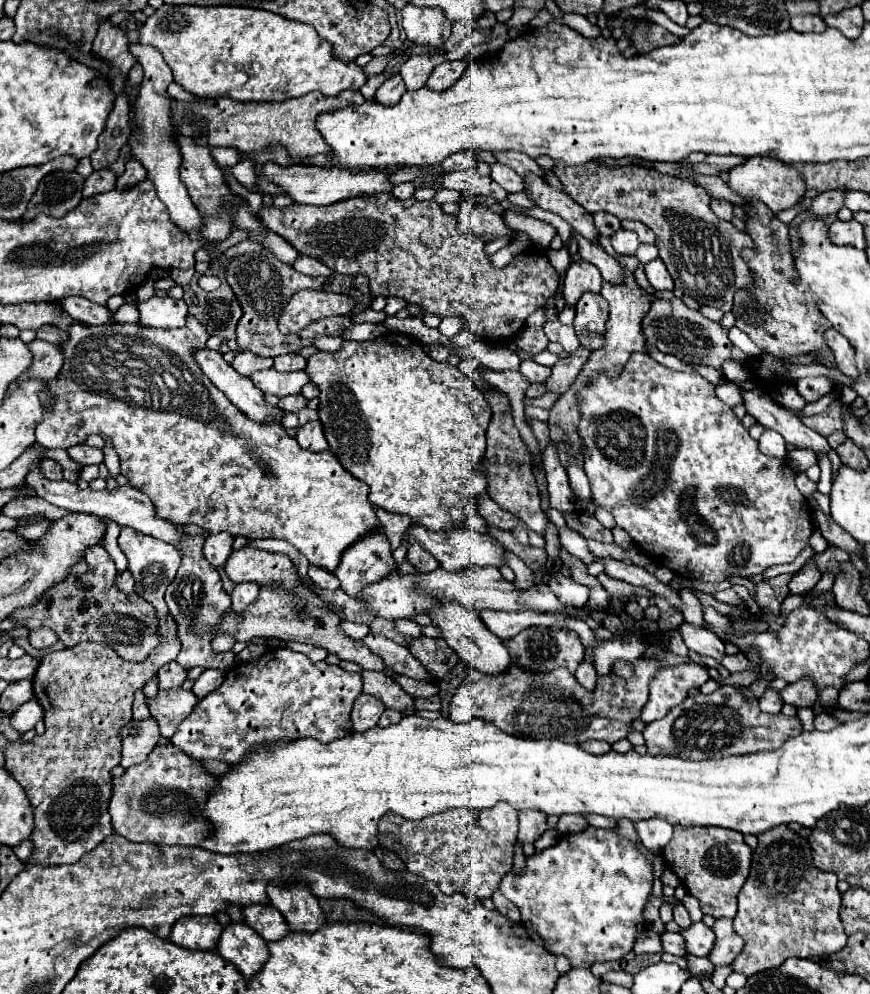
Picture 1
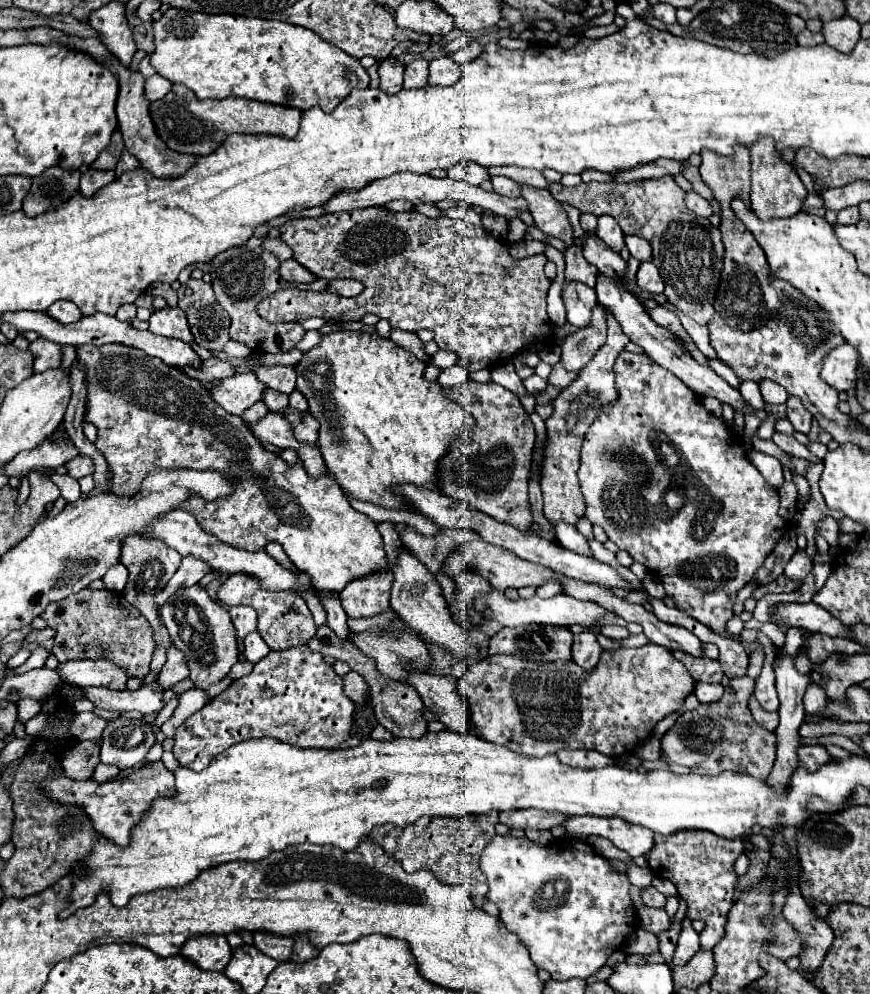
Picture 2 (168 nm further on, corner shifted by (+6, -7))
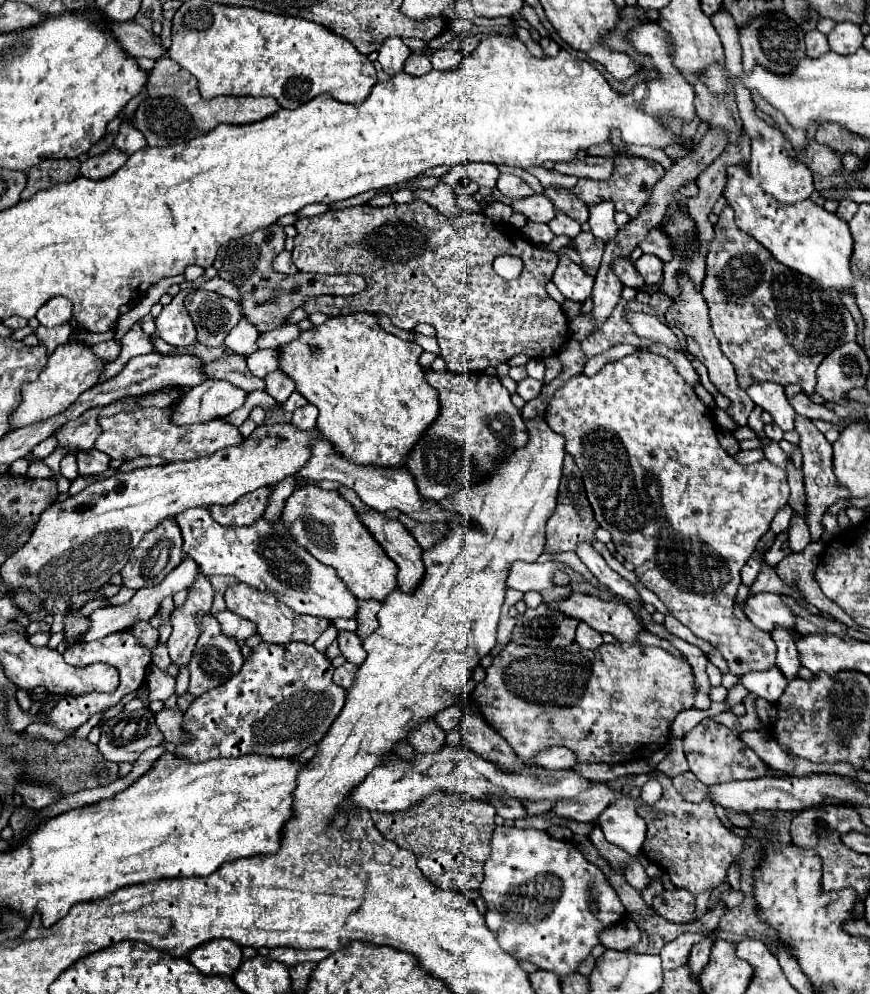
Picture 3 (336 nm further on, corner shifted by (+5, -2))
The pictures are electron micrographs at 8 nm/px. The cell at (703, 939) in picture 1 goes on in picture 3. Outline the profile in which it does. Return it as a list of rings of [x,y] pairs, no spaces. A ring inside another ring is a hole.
[[[696,931],[696,933],[682,933],[680,937],[676,937],[674,941],[670,941],[668,945],[664,945],[664,949],[660,951],[662,957],[662,967],[664,969],[676,969],[680,965],[684,965],[688,961],[688,953],[692,949],[692,945],[696,941],[702,941],[708,933]]]

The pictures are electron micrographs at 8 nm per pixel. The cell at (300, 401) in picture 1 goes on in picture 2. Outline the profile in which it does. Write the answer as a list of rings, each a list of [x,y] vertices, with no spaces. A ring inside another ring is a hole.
[[[265,390],[263,394],[263,402],[267,404],[269,410],[283,410],[285,406],[289,406],[289,396],[287,394],[281,394],[277,390]]]

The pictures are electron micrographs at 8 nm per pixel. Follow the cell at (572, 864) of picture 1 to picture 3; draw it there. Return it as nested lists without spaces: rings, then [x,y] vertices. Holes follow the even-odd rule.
[[[506,825],[494,829],[480,893],[488,907],[486,923],[500,947],[556,975],[578,973],[580,963],[600,945],[600,935],[626,915],[600,867],[590,863],[570,841],[552,839],[536,829]],[[590,893],[598,897],[598,915],[590,913]]]

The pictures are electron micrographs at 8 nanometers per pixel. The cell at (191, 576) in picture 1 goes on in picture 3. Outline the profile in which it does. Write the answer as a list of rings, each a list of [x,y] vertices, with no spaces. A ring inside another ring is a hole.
[[[198,613],[194,619],[196,619],[202,633],[198,637],[192,661],[188,663],[188,671],[190,671],[190,689],[188,691],[198,697],[198,695],[206,693],[208,689],[214,689],[216,685],[222,685],[224,681],[228,681],[228,677],[236,675],[240,671],[244,659],[242,659],[238,641],[234,637],[228,637],[222,633],[220,621],[212,613],[208,613],[208,615]]]

